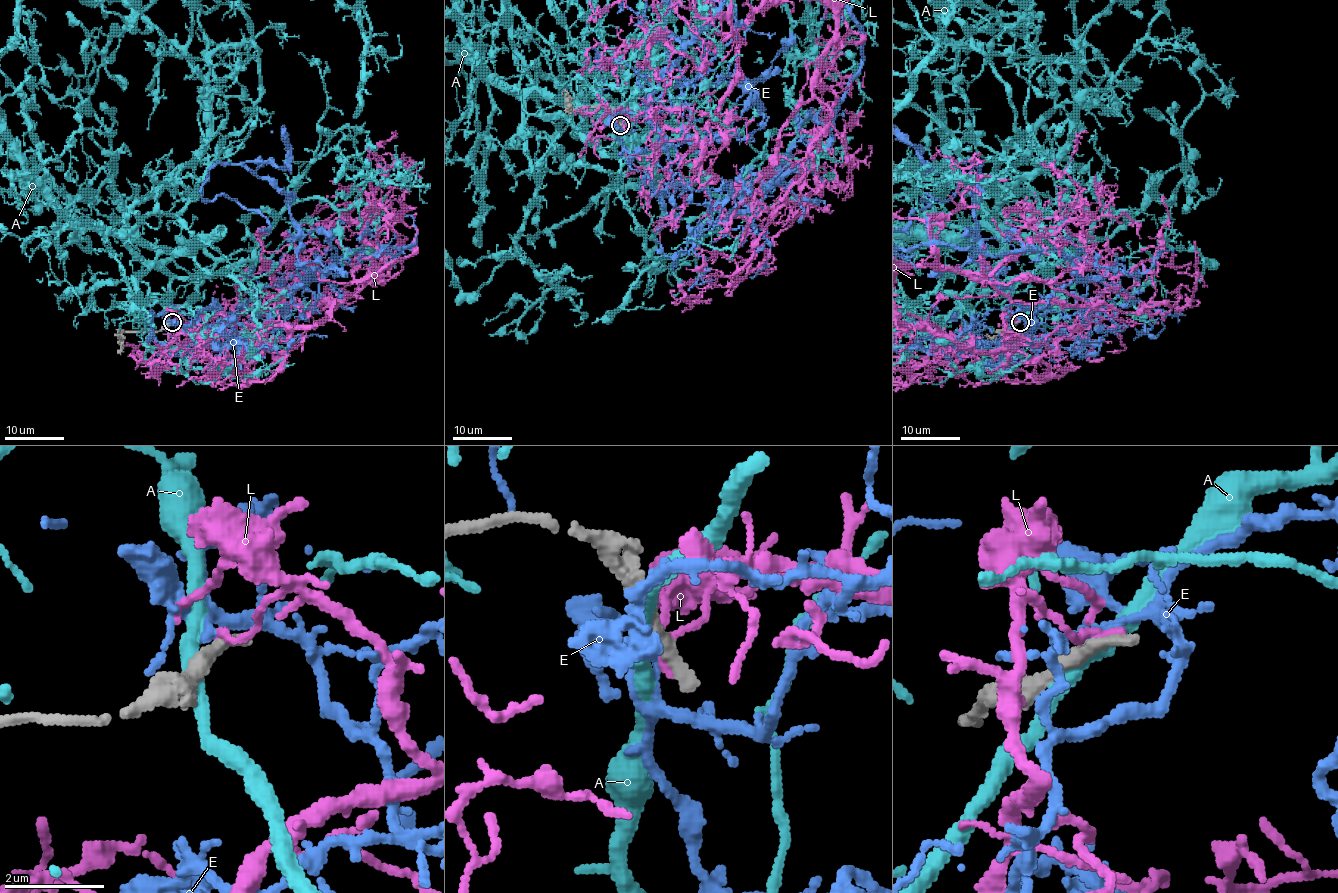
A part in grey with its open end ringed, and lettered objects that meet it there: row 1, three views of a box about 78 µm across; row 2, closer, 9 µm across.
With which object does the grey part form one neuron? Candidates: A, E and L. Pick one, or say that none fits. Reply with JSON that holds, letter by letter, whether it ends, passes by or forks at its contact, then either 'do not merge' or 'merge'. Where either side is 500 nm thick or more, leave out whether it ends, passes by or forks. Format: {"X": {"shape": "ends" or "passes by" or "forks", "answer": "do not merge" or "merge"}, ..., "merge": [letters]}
{"A": {"shape": "passes by", "answer": "do not merge"}, "E": {"shape": "ends", "answer": "do not merge"}, "L": {"shape": "ends", "answer": "do not merge"}, "merge": []}

